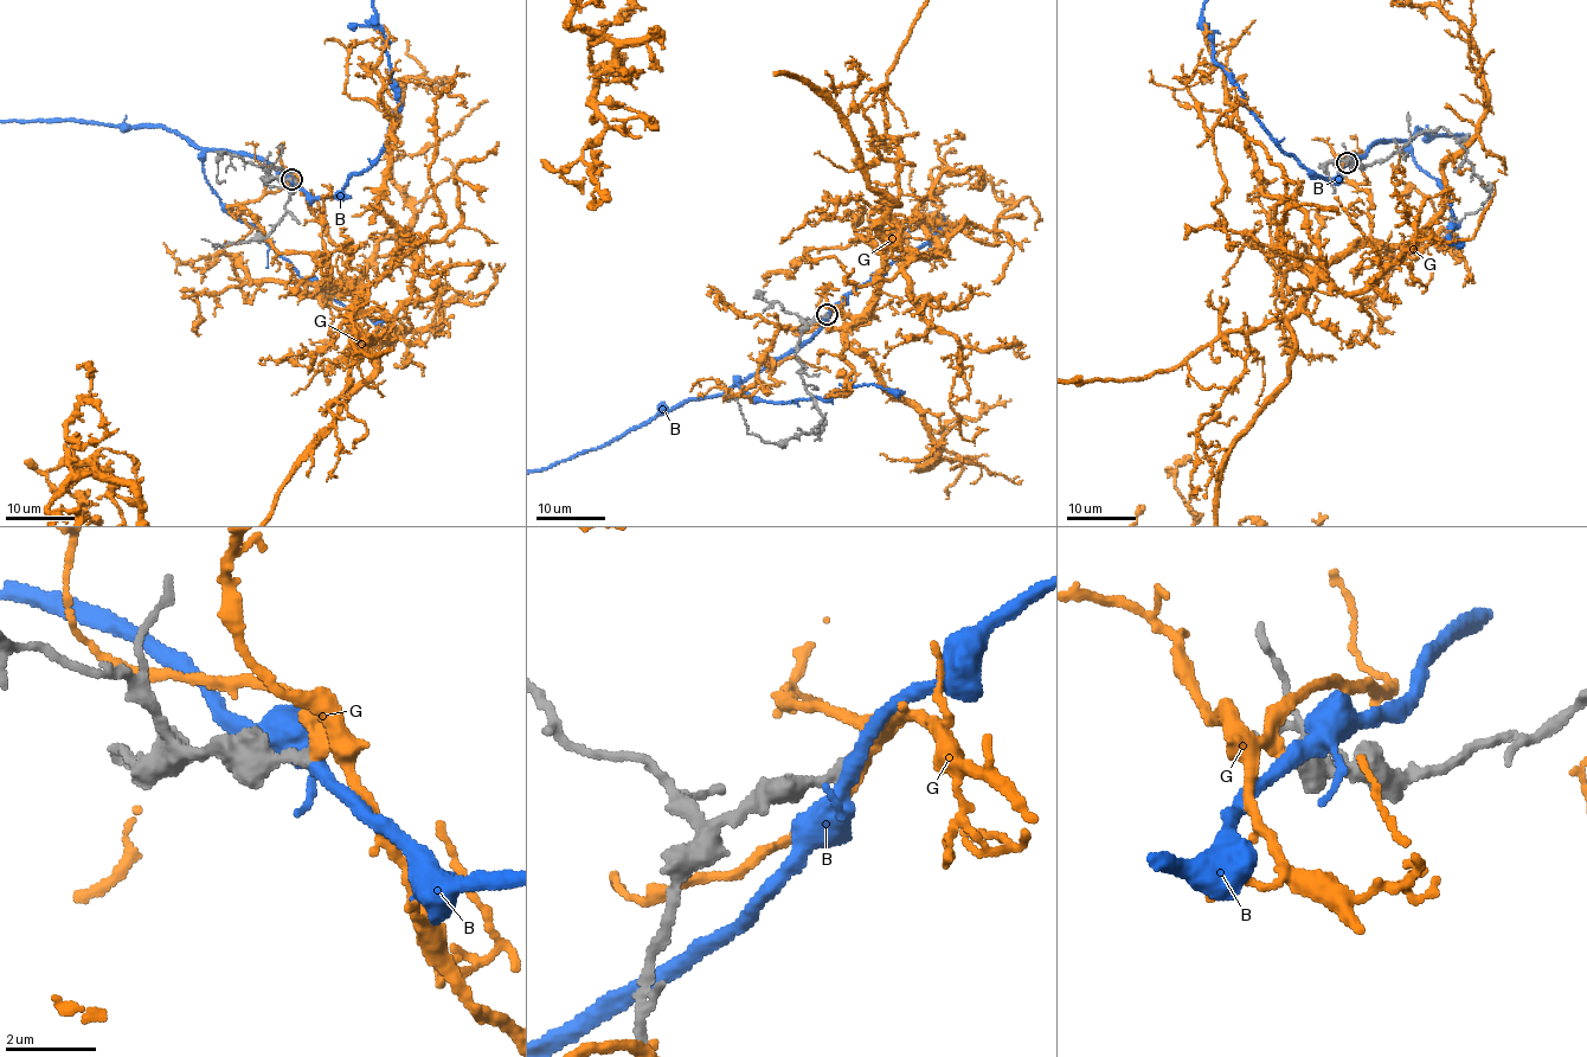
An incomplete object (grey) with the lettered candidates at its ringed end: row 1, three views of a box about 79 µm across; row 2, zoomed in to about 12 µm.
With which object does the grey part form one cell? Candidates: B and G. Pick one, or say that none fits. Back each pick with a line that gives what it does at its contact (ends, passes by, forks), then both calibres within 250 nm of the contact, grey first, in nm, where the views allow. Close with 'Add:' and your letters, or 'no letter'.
Add: no letter

